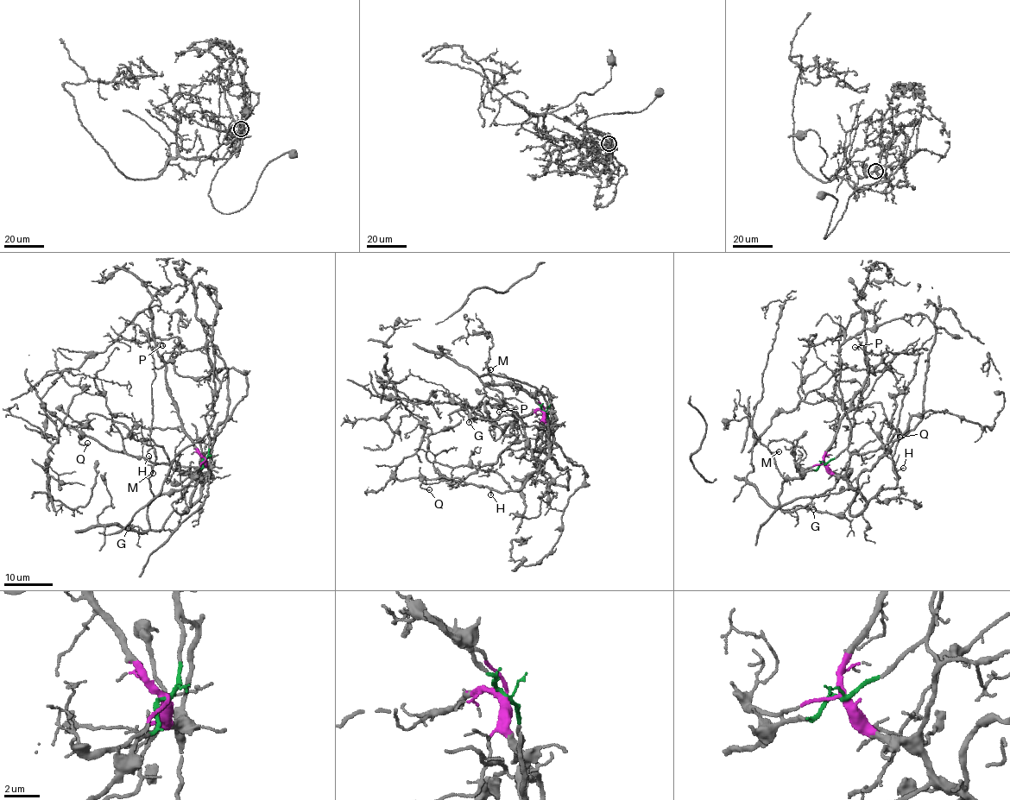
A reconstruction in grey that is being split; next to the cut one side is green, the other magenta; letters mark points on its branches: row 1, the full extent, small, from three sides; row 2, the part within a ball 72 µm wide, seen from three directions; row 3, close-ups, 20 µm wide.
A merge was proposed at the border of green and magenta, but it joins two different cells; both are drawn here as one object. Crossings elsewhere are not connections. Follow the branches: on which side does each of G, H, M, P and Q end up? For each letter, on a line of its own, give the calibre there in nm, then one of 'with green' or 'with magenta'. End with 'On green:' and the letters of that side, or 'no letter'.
G: 160 nm | with green
H: 100 nm | with magenta
M: 100 nm | with green
P: 120 nm | with magenta
Q: 120 nm | with magenta
On green: G, M

